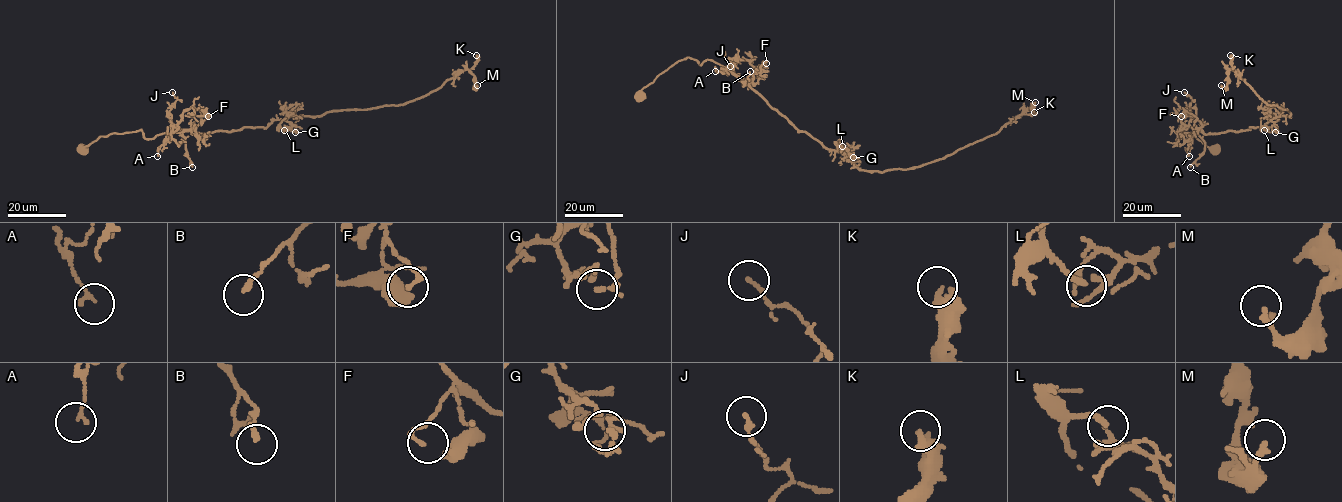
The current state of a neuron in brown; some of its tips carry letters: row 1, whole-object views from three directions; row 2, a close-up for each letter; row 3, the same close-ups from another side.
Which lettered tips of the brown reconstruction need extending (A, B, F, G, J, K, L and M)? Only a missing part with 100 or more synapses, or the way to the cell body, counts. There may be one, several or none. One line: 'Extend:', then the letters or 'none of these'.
Extend: none of these

